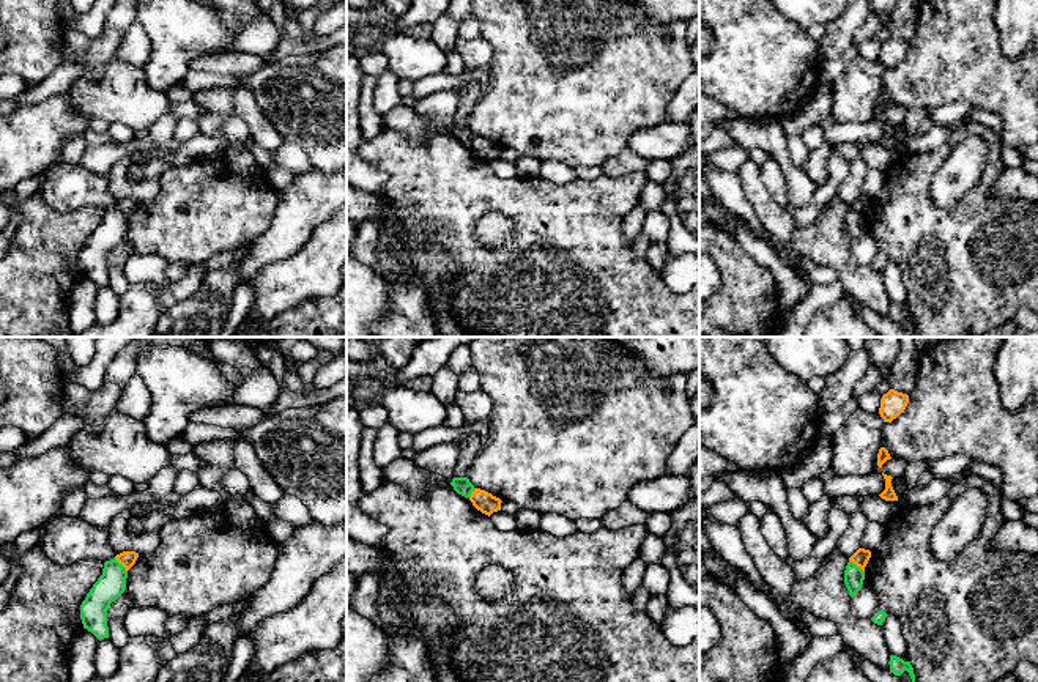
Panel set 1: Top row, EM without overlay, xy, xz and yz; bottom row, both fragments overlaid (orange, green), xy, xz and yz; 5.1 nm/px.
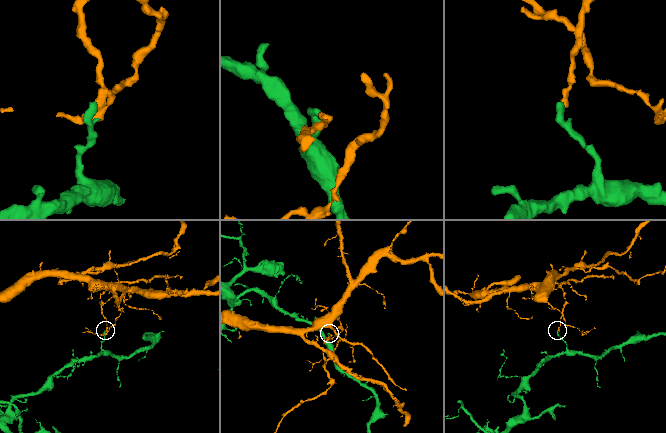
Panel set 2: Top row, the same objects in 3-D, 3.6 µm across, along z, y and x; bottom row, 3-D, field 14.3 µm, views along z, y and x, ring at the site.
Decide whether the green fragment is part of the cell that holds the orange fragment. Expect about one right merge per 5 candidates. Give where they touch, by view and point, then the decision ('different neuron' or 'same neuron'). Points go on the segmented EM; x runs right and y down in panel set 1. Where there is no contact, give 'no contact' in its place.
yz (857, 566) | different neuron

